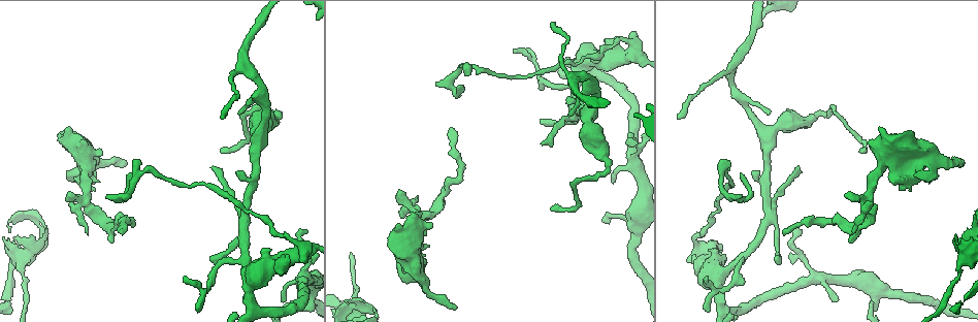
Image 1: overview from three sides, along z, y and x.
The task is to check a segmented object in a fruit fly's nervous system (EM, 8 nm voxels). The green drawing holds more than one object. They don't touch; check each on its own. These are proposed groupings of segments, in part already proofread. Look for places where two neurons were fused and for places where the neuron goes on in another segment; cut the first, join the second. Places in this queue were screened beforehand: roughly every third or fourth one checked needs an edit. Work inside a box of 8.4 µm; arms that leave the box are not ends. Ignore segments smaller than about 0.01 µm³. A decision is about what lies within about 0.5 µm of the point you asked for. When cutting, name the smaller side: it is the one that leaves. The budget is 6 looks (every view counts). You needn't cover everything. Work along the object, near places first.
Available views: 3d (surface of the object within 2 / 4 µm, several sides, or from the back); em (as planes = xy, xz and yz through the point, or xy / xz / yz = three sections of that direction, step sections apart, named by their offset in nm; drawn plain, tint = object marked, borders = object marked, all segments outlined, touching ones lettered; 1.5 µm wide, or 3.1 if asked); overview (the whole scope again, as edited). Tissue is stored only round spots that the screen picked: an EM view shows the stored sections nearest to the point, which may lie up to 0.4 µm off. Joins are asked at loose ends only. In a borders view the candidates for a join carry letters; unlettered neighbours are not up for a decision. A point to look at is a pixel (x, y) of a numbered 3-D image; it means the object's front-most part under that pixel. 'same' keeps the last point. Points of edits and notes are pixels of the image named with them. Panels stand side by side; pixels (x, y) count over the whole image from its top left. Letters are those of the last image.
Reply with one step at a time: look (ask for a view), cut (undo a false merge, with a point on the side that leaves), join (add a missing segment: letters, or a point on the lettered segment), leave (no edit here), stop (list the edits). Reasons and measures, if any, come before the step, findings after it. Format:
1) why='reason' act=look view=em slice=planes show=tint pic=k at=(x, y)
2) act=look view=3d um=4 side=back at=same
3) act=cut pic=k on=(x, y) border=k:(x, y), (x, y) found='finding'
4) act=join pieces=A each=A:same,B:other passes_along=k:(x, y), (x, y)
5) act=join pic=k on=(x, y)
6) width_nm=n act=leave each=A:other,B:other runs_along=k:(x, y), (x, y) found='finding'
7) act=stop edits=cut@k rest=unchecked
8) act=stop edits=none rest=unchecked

why='thin end' act=look view=3d um=4 pic=1 at=(120, 232)

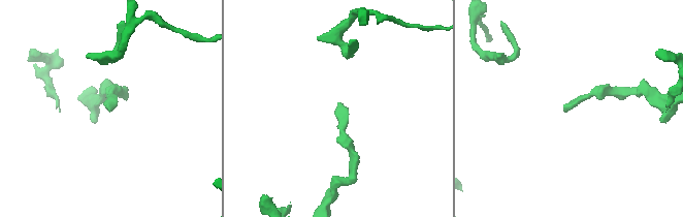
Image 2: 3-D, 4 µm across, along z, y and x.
act=look view=em slice=planes show=borders pic=2 at=(110, 108)

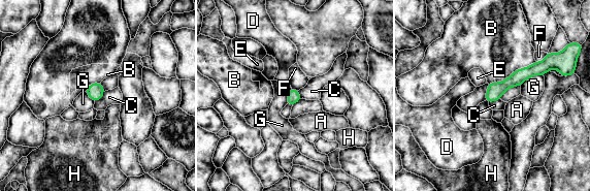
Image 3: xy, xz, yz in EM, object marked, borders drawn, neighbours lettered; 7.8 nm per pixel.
longest_contact=B:360nm act=leave each=A:other,B:other,C:other,D:other,E:other,F:other,G:other,H:other border=3:(105, 91), (95, 102) found='no lettered segment goes on from it'

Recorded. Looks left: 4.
why='free end' act=look view=3d um=2 pic=1 at=(543, 143)

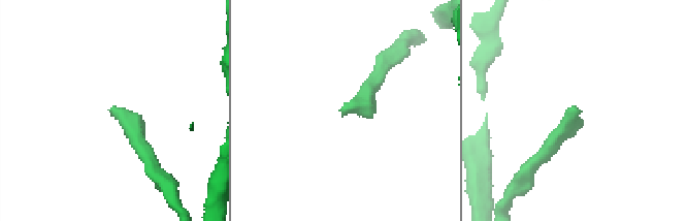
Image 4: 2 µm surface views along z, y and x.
why='shape alone is not enough' act=look view=em slice=xz step=4 show=tint pic=4 at=(577, 109)

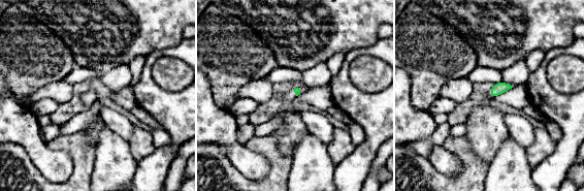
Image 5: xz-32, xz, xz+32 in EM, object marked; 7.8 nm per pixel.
act=look view=em slice=planes show=borders at=same

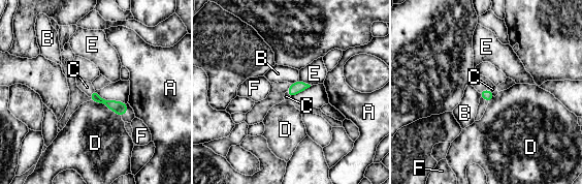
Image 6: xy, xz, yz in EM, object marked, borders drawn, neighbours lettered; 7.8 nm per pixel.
act=join pic=6 on=(87, 87) each=A:other,B:other,C:same,D:other,E:other,F:other found='the neuron continues'

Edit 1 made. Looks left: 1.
act=stop edits=join@6 rest=unchecked

